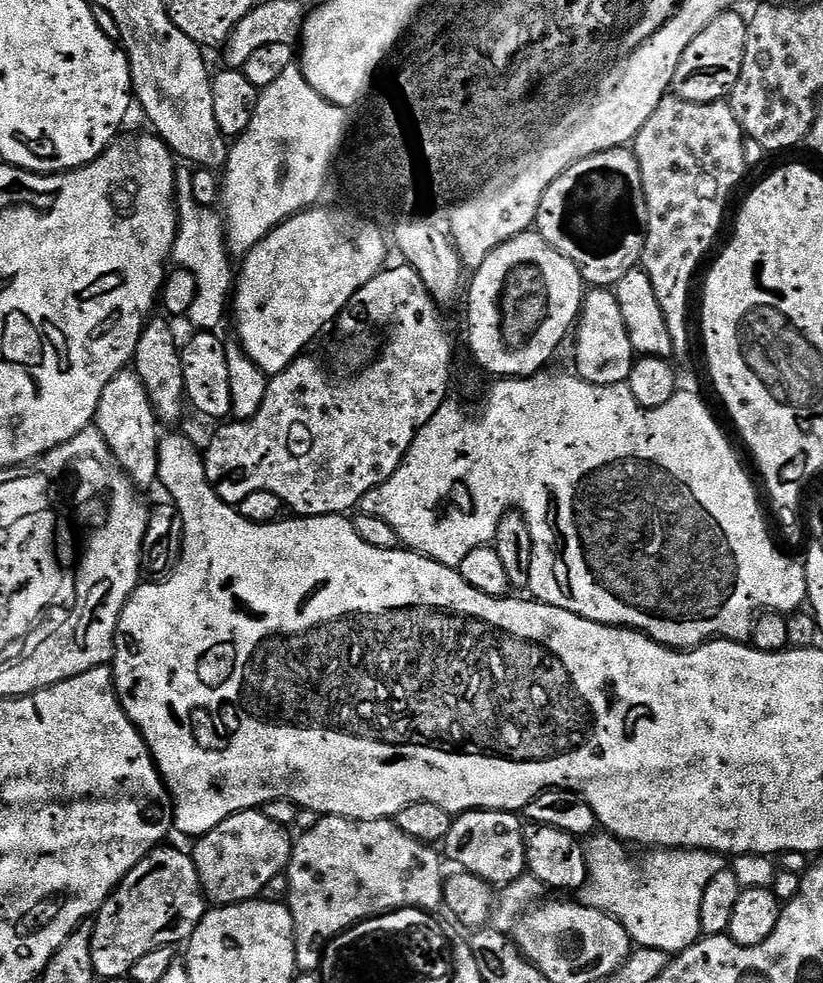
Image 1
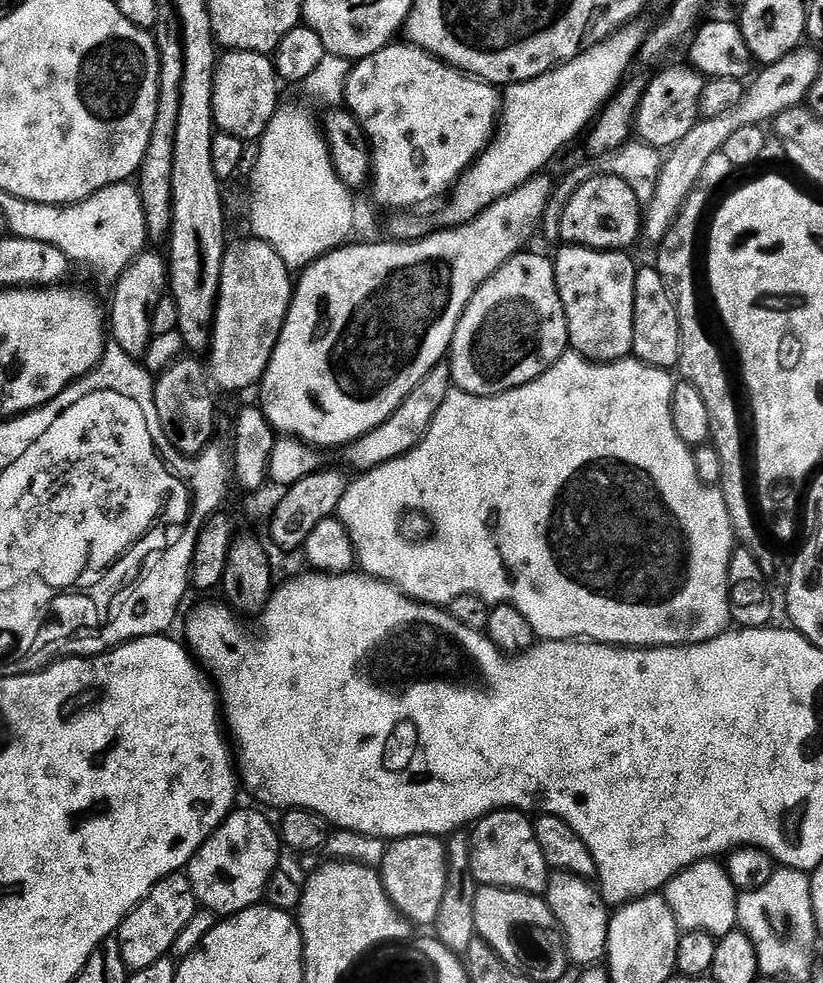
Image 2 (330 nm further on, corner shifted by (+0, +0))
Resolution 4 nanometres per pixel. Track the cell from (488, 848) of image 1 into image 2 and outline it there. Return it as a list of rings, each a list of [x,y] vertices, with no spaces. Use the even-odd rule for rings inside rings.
[[[519,810],[490,812],[477,820],[470,832],[472,841],[472,877],[485,888],[510,888],[544,896],[548,891],[550,869],[538,846],[533,821]]]

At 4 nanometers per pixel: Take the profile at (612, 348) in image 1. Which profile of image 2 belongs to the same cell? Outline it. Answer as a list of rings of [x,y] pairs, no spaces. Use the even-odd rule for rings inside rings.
[[[579,246],[561,247],[561,252],[554,256],[556,265],[556,285],[560,301],[568,323],[568,343],[571,351],[579,352],[598,364],[612,364],[632,356],[634,342],[634,282],[638,264],[628,257],[624,250],[601,250],[581,248]]]

